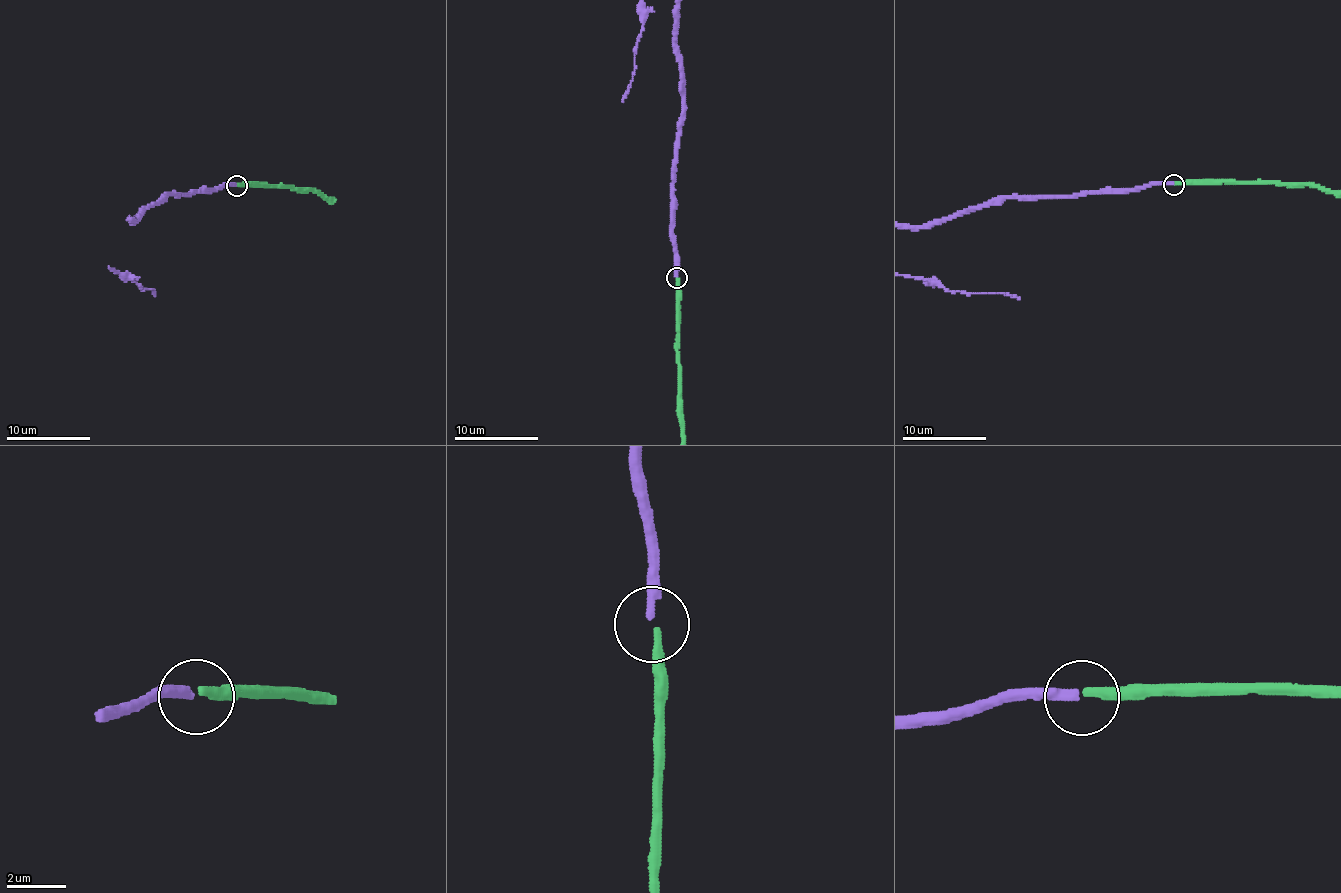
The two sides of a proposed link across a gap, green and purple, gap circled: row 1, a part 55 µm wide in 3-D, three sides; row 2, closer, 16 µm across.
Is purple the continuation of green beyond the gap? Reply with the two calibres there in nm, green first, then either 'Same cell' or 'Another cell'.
Thickness 280 nm (green) against 280 nm. Same cell

